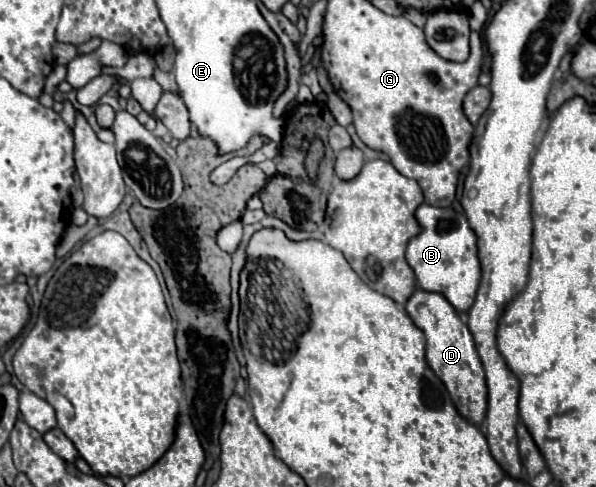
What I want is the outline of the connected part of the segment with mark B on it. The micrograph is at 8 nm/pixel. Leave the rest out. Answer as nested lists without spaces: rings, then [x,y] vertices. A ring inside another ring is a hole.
[[[421,203],[415,211],[421,233],[411,237],[407,245],[407,263],[415,271],[417,283],[425,291],[435,291],[447,297],[457,311],[469,311],[475,301],[475,287],[479,287],[482,271],[477,257],[475,231],[471,231],[467,217],[453,207],[433,207]]]

